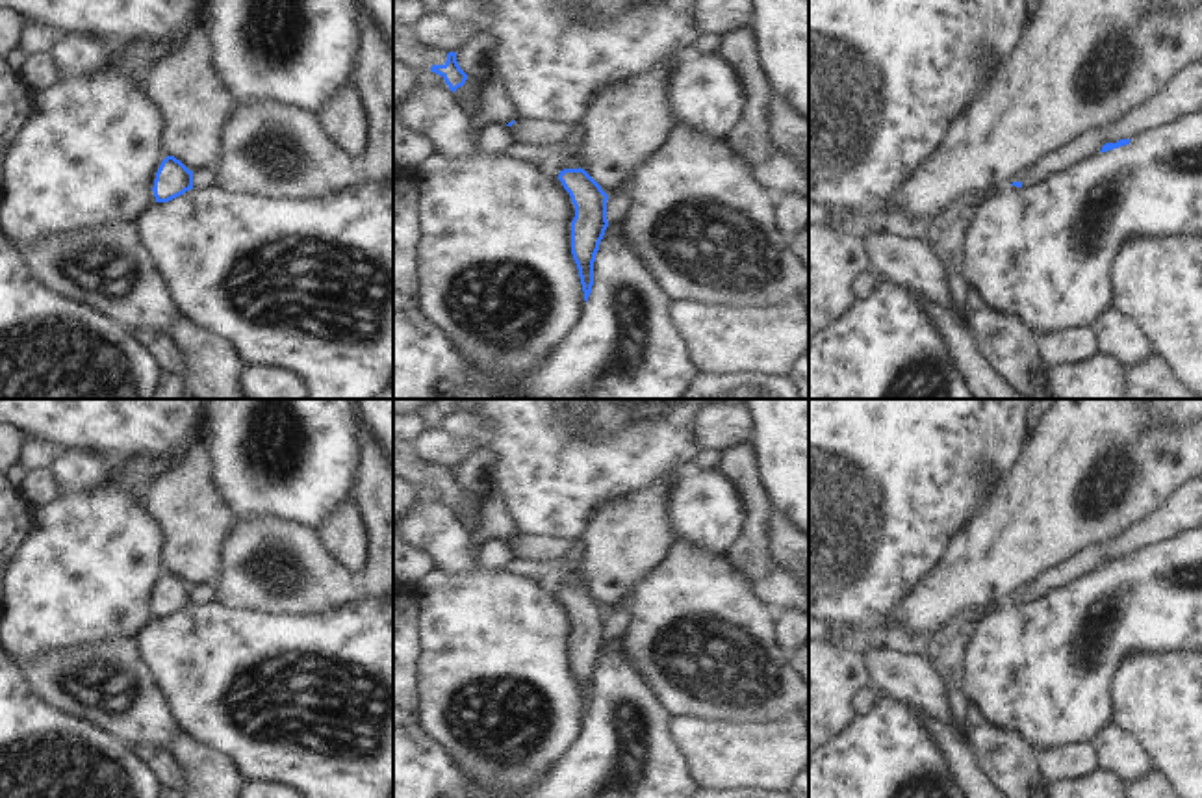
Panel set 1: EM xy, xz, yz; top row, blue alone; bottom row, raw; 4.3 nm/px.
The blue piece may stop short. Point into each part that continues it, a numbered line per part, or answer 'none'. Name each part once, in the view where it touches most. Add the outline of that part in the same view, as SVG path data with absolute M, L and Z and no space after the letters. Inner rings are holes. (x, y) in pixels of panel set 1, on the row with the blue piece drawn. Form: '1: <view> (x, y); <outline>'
1: xz (407, 49); M393 22L393 59L425 76L434 65L445 65L447 52L421 45L412 26Z

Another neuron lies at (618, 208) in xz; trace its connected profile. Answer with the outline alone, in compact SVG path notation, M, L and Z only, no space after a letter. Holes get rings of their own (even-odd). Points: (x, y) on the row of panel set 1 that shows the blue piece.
M633 191L608 197L607 200L607 221L610 226L621 225L629 219L634 206Z

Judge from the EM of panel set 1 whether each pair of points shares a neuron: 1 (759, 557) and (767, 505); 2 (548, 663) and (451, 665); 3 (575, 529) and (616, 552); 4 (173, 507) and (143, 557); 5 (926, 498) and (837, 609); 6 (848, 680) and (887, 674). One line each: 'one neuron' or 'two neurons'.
1: one neuron
2: one neuron
3: two neurons
4: two neurons
5: one neuron
6: two neurons

